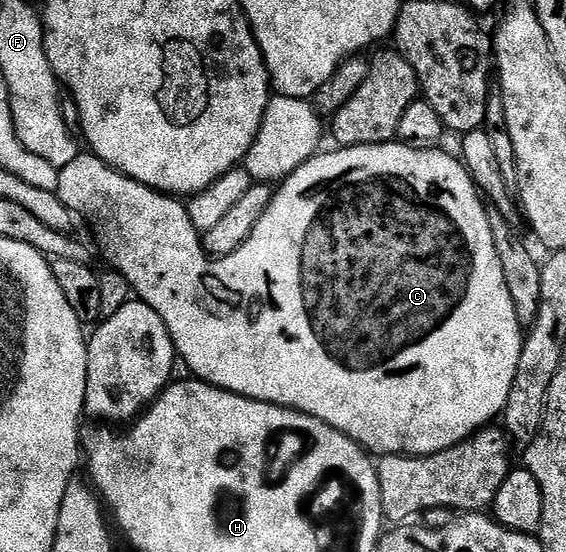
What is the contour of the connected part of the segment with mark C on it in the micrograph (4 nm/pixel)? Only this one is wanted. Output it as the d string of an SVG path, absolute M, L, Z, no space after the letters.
M393 141L382 142L376 146L345 146L334 148L326 154L320 152L314 158L310 158L301 168L297 168L291 175L283 179L281 185L272 193L269 208L265 208L265 216L257 220L249 240L237 252L233 252L224 258L212 258L201 249L201 238L195 229L193 220L189 220L187 207L178 197L170 194L162 194L160 190L149 188L140 182L134 182L132 178L127 178L124 174L119 174L111 166L107 166L98 156L90 152L81 152L73 160L73 164L65 164L59 171L58 196L61 204L65 204L71 209L72 215L84 218L91 225L91 230L95 233L95 238L99 241L99 250L107 257L107 266L112 271L119 271L121 276L128 281L130 289L137 295L138 301L147 302L157 316L165 324L169 336L175 345L176 355L184 362L189 364L192 375L196 379L204 382L210 382L212 386L219 387L220 390L230 390L232 394L242 394L244 398L255 398L258 402L271 402L275 406L287 406L291 410L300 410L302 414L313 416L333 428L337 428L345 436L349 436L355 442L359 443L364 450L375 456L385 454L402 454L404 456L418 456L420 454L436 454L450 446L456 446L458 442L464 442L470 438L477 430L482 430L488 424L502 415L507 407L509 400L509 388L513 388L513 376L517 376L517 364L521 360L523 351L523 339L525 337L524 327L521 325L517 312L513 312L513 300L509 297L509 288L505 288L505 272L501 272L501 260L497 260L497 244L493 240L493 228L489 224L489 210L481 197L474 180L466 166L458 157L455 158L443 148L424 148L421 146L409 146L406 142Z

